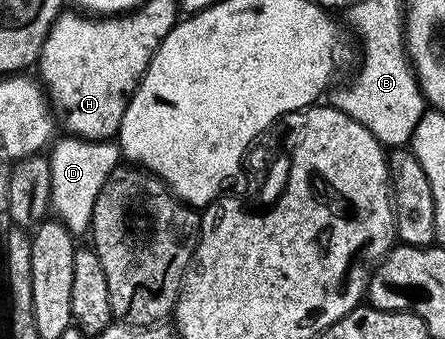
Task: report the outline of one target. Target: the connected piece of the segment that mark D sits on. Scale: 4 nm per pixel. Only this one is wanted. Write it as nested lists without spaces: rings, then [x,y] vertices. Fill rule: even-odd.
[[[64,136],[58,138],[50,148],[48,161],[51,169],[51,202],[54,216],[65,223],[76,237],[90,230],[93,205],[101,187],[108,181],[112,171],[121,161],[118,144],[110,141],[86,141],[83,138]]]

